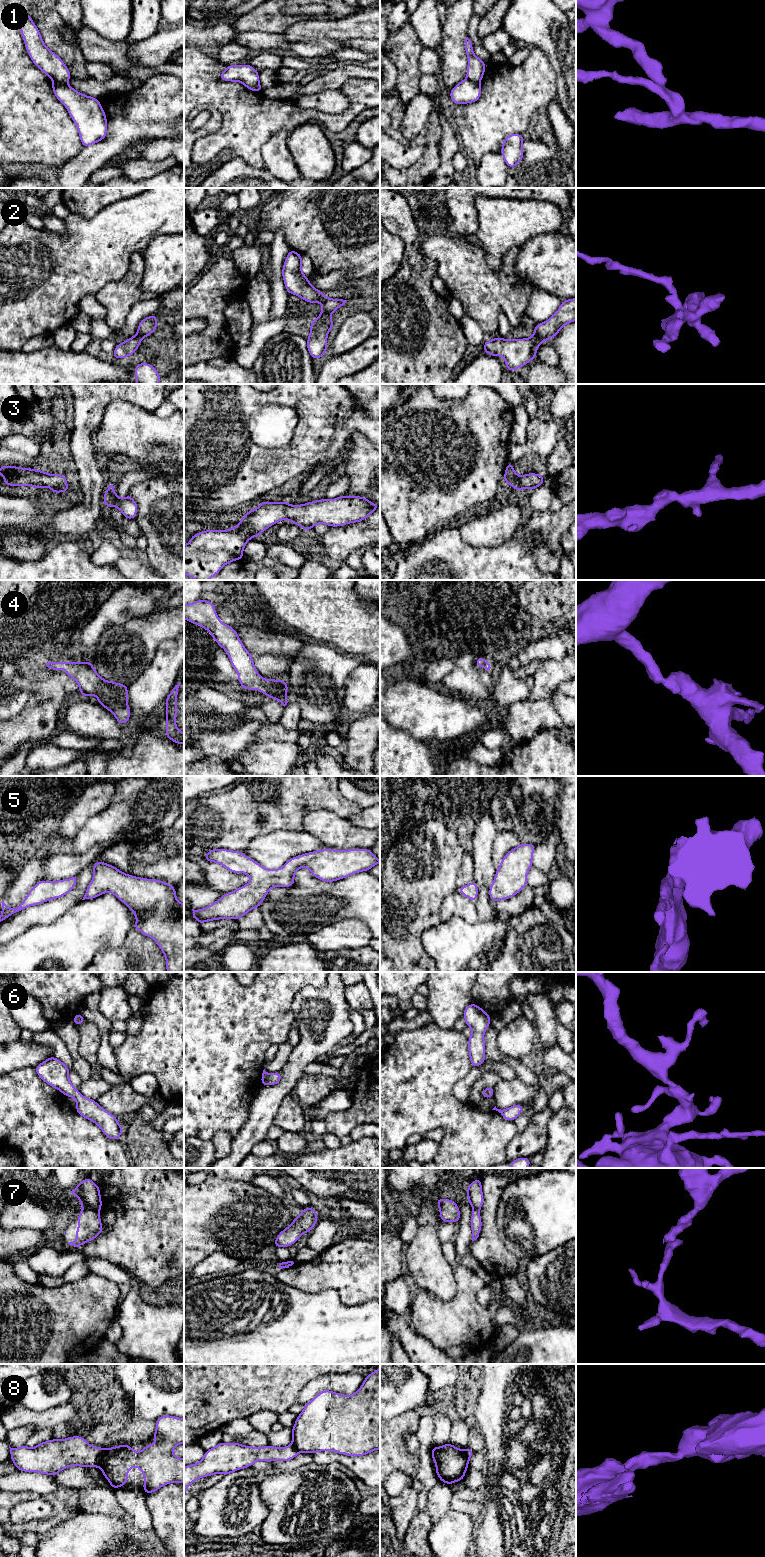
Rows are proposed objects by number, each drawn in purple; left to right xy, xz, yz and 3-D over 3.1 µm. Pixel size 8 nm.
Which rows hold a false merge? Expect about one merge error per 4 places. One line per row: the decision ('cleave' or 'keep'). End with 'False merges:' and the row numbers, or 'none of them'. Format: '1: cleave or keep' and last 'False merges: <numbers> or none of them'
1: cleave
2: keep
3: keep
4: keep
5: keep
6: keep
7: cleave
8: cleave
False merges: 1, 7, 8

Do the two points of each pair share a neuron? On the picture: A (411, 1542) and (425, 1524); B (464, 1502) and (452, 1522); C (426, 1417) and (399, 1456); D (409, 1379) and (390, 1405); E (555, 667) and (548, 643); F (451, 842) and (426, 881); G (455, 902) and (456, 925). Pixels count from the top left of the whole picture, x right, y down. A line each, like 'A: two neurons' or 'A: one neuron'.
A: one neuron
B: two neurons
C: two neurons
D: one neuron
E: two neurons
F: one neuron
G: two neurons

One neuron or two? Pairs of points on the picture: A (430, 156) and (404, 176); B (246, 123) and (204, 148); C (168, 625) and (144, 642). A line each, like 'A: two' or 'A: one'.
A: one
B: one
C: one

